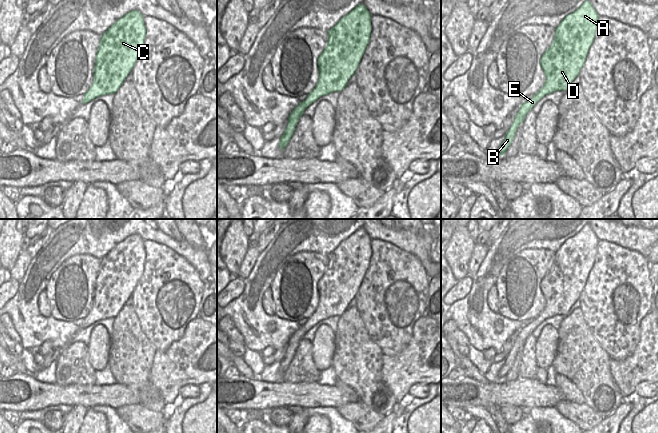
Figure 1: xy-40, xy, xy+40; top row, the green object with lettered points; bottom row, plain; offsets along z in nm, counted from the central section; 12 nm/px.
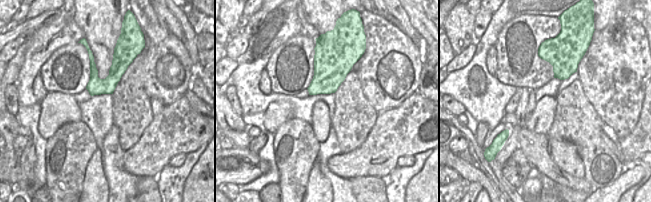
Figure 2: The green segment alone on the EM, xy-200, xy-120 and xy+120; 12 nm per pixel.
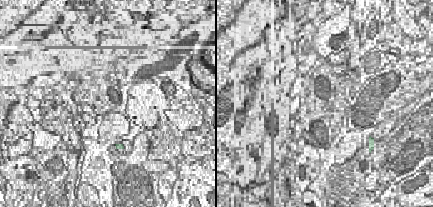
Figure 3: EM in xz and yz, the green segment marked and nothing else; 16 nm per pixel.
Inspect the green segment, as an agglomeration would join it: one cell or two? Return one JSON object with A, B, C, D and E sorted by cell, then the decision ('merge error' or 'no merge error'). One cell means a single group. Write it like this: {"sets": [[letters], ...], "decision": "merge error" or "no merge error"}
{"sets": [["A", "B", "C", "D", "E"]], "decision": "no merge error"}

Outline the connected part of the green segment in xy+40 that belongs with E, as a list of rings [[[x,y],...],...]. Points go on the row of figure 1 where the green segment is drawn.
[[[587,0],[576,11],[567,15],[555,28],[552,44],[540,59],[546,81],[529,101],[521,104],[505,139],[499,146],[501,156],[511,145],[519,125],[535,104],[545,95],[567,90],[579,75],[594,41],[598,17],[594,7]]]

